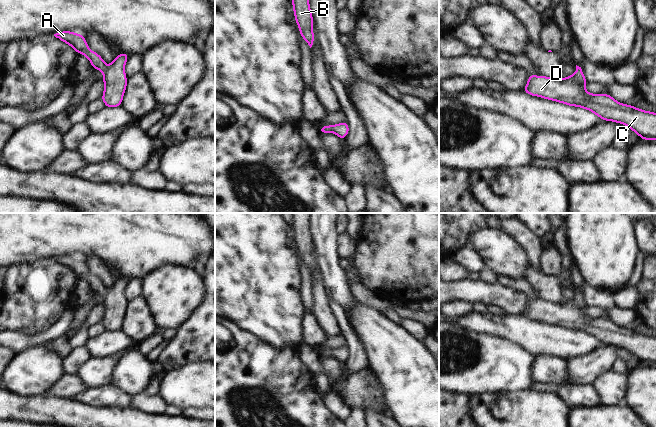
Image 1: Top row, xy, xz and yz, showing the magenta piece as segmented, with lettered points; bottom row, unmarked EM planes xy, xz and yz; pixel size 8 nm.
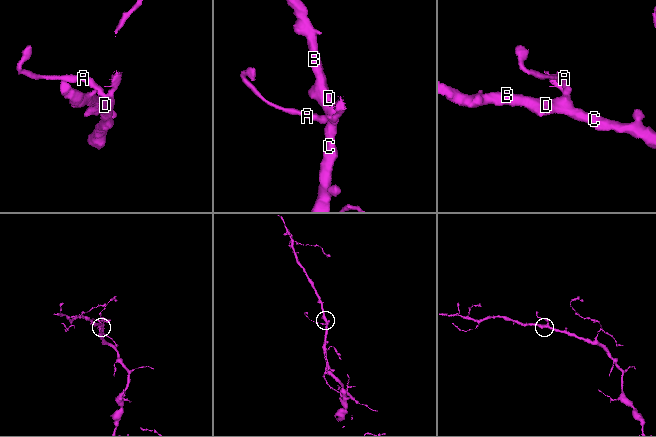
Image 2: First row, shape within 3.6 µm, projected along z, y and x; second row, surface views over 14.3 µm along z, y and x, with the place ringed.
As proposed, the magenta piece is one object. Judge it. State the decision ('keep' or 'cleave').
keep

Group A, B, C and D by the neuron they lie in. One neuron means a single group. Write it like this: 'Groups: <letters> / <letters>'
Groups: A B C D

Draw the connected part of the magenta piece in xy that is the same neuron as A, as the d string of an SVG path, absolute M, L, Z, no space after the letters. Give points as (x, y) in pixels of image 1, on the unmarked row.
M62 255L54 258L54 260L69 268L78 278L85 279L94 293L104 297L102 305L105 308L105 313L101 323L105 330L110 332L121 330L127 311L125 287L130 279L121 277L114 282L110 290L107 290L98 277L89 273L83 259L71 255Z

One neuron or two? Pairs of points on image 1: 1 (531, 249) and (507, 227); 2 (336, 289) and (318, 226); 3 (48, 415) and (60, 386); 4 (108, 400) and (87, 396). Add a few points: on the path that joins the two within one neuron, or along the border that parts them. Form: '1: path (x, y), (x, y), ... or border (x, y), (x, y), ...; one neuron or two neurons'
1: path (527, 242), (514, 229); one neuron
2: path (331, 273), (328, 268), (324, 242); one neuron
3: border (43, 394), (70, 399); two neurons
4: path (103, 397), (92, 397); one neuron

